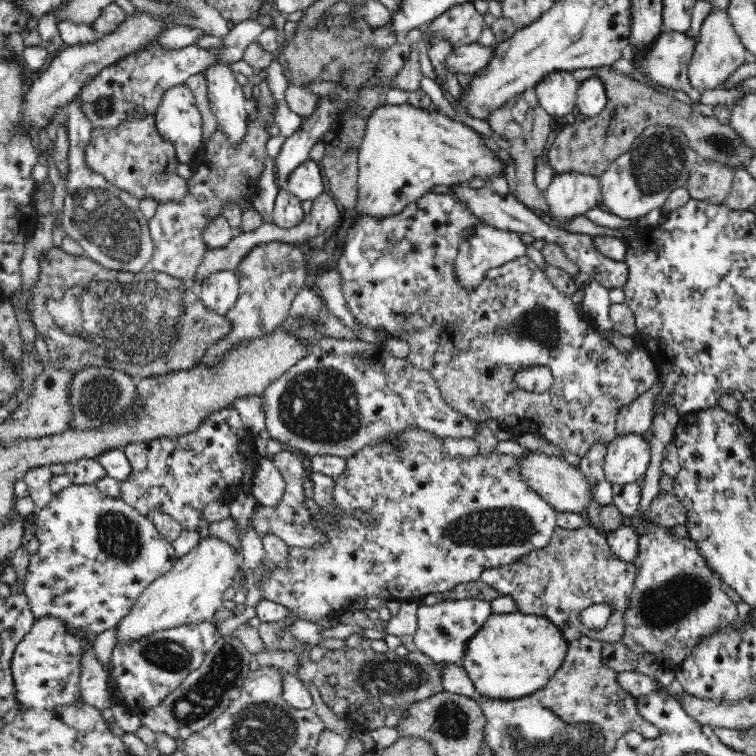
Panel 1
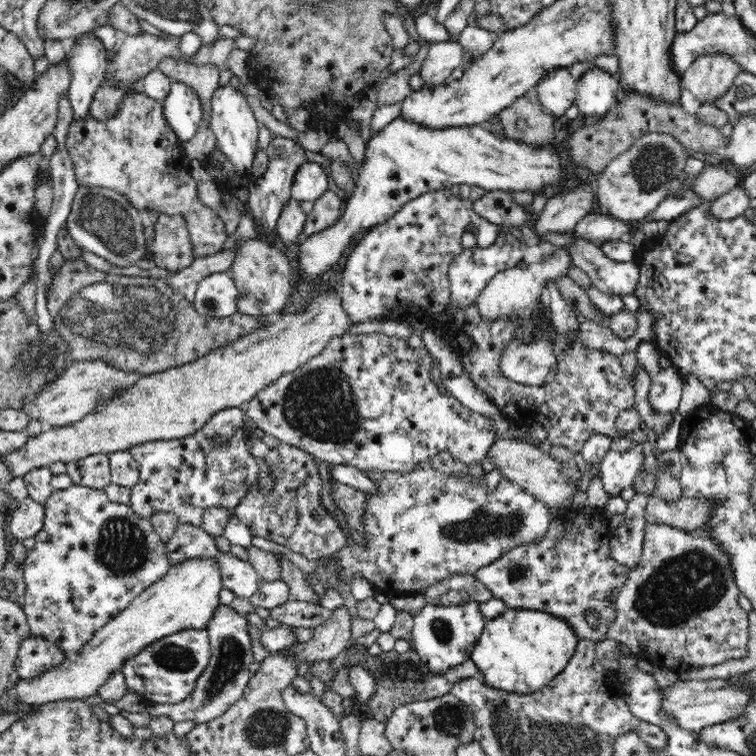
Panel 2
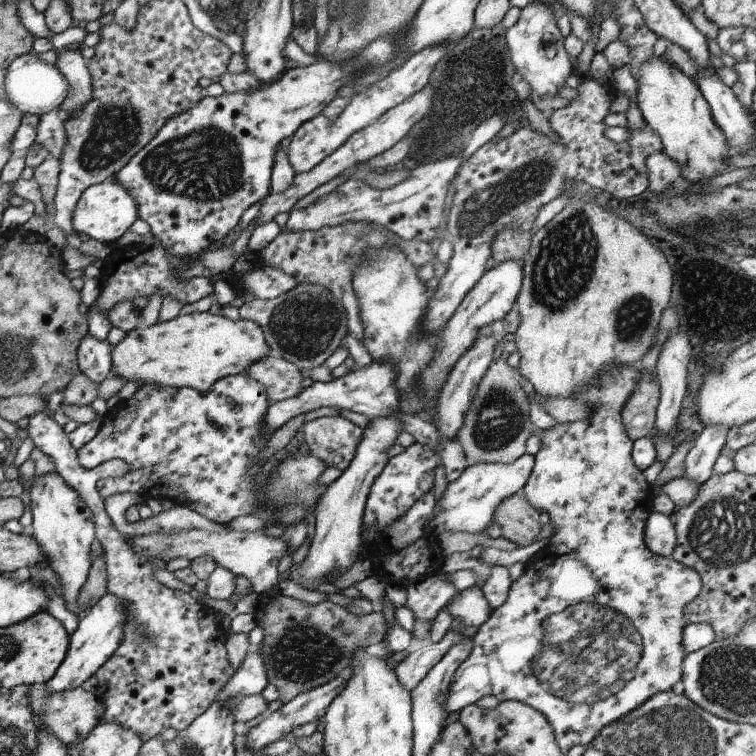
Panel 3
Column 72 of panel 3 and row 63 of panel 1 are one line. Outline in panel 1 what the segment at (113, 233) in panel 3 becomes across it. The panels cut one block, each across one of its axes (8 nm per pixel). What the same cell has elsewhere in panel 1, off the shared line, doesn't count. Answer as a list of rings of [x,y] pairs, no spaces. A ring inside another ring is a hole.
[[[216,61],[208,65],[200,76],[220,131],[232,145],[237,145],[245,139],[249,118],[246,98],[242,86],[236,81],[236,73],[229,64]]]

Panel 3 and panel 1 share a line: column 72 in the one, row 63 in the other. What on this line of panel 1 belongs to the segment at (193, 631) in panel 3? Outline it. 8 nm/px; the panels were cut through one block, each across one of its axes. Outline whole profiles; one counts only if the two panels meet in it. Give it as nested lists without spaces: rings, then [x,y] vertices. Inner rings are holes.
[[[478,43],[454,48],[450,50],[450,54],[446,58],[446,69],[448,72],[460,71],[474,75],[476,72],[480,72],[482,68],[486,68],[486,64],[492,58],[492,52],[494,52],[494,47],[485,47]]]

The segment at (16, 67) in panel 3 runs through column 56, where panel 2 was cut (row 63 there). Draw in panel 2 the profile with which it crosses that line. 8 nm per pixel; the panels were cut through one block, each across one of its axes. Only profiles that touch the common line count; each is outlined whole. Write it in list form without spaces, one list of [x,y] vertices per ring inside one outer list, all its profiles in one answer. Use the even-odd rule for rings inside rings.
[[[83,33],[76,39],[75,45],[65,56],[70,80],[68,97],[73,118],[84,120],[94,98],[93,92],[106,79],[110,60],[107,59],[108,50],[96,36]]]

